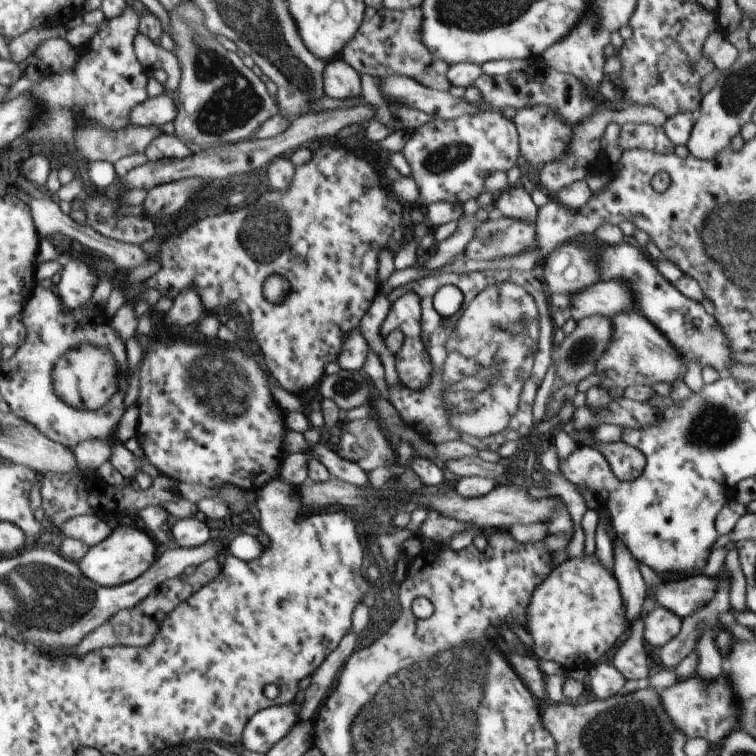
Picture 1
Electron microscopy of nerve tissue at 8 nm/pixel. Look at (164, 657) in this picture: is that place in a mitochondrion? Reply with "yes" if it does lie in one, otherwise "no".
no

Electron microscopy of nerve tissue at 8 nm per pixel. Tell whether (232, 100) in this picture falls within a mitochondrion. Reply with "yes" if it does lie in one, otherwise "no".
yes

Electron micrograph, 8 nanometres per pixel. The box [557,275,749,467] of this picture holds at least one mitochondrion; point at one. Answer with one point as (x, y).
(694, 433)

